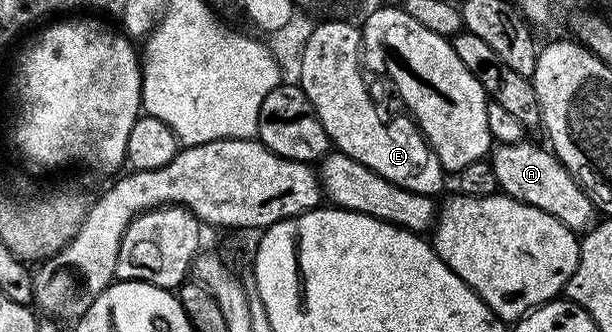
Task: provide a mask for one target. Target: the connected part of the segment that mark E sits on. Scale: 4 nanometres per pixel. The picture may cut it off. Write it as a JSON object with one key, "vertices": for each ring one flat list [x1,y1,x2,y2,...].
{"vertices":[[325,21,317,25,309,33,305,46,301,49,301,90,307,95,315,115,319,115,319,123,323,123,323,131,327,131,332,148,338,153,346,153,351,159,363,163,363,167,371,167,375,175,383,175,391,183,399,187,407,187,407,191,422,193,428,197,437,195,445,185,447,171,439,163,435,151,425,142,417,122,408,115,393,117,384,121,369,89,365,86,365,77,361,74,363,50,361,48,361,31,349,21]]}

